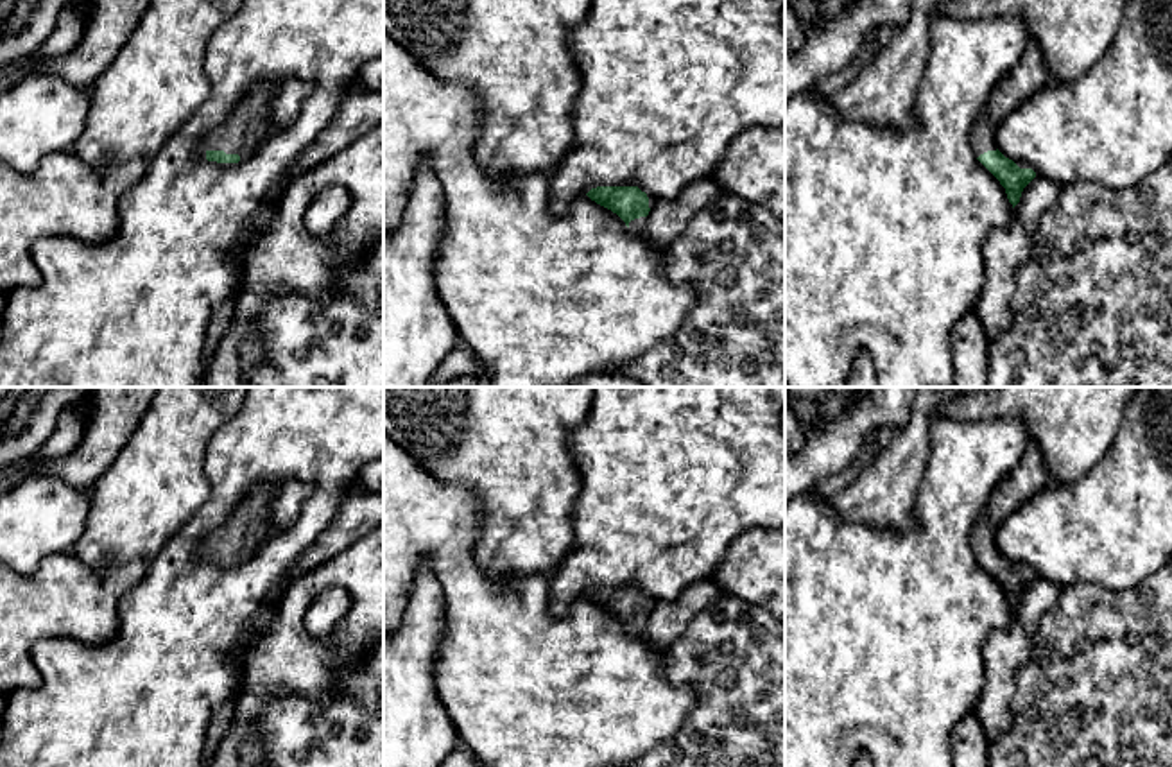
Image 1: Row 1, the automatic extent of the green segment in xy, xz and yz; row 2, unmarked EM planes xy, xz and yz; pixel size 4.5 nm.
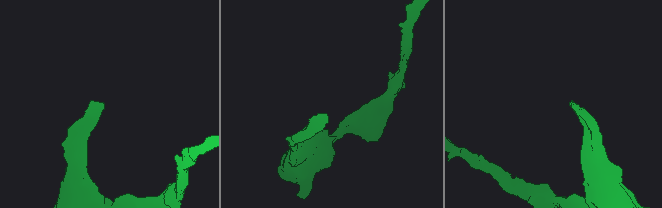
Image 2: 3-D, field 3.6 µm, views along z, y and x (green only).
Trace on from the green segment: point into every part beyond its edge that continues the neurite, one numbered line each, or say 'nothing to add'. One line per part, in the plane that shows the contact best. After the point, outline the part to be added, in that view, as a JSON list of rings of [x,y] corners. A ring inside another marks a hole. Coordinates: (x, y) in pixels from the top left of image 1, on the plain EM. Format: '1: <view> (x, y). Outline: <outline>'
1: xy (246, 531). Outline: [[[269,487],[253,489],[231,518],[204,538],[199,545],[199,561],[206,561],[208,552],[251,559],[271,534],[267,502],[272,496],[274,491]]]

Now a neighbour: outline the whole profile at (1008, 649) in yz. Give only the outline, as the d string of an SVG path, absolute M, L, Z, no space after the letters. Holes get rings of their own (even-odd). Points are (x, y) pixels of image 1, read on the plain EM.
M1036 575L1013 609L1011 624L993 631L986 640L986 685L977 711L987 742L995 742L1011 728L1014 676L1029 663L1038 622L1059 595L1059 586Z

